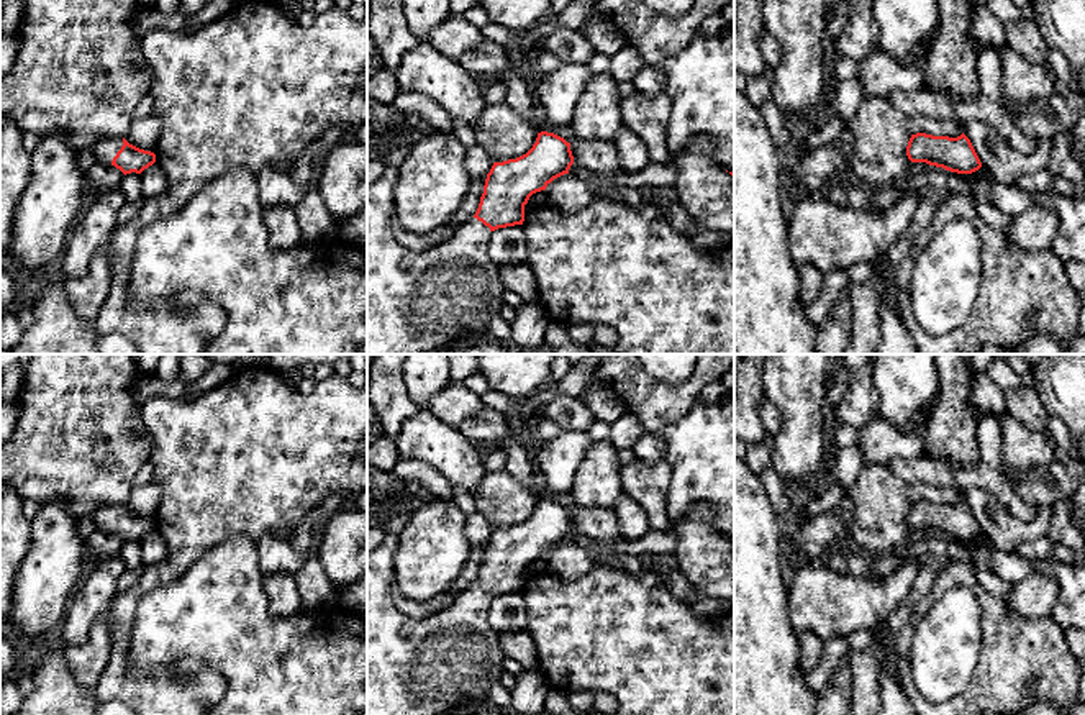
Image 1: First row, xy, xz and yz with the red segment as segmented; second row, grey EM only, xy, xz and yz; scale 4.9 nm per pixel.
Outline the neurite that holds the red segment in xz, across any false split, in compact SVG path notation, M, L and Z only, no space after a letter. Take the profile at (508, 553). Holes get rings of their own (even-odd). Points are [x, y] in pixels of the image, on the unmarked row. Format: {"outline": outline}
{"outline": "M538 500L536 510L526 521L493 530L475 582L447 608L424 618L405 615L393 603L392 559L398 546L398 533L387 531L382 543L367 553L367 715L459 715L467 702L487 697L490 687L498 682L506 658L502 633L488 622L492 600L523 592L529 564L546 558L554 546L569 541L572 531L570 510L554 500Z"}

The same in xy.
{"outline": "M105 505L93 512L97 530L111 531L125 543L144 536L156 530L156 521L129 512L125 505Z"}

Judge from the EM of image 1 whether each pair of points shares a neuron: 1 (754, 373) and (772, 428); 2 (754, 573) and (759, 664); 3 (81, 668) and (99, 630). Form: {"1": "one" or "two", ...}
{"1": "two", "2": "one", "3": "one"}

